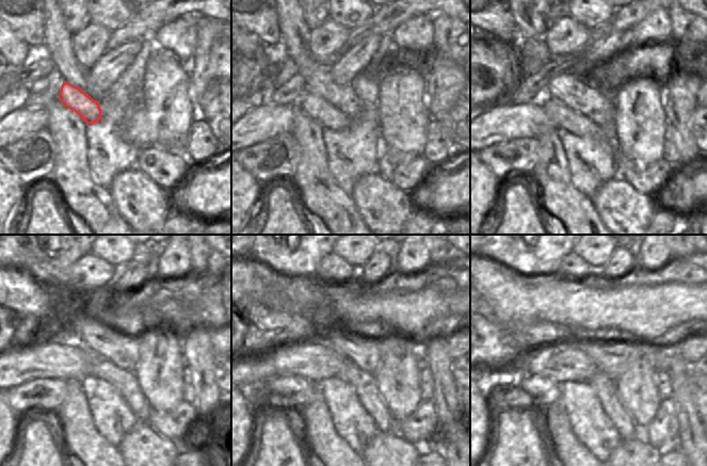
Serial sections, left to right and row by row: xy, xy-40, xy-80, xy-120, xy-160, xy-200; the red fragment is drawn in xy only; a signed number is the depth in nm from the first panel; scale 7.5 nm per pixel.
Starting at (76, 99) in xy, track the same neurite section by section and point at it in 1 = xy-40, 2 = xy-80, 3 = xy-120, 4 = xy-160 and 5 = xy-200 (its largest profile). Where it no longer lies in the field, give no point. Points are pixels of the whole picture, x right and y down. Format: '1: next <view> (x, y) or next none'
1: next xy-40 (324, 113)
2: next xy-80 (565, 118)
3: next xy-120 (125, 382)
4: next xy-160 (365, 384)
5: next xy-200 (605, 386)

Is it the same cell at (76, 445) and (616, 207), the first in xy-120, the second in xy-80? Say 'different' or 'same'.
different

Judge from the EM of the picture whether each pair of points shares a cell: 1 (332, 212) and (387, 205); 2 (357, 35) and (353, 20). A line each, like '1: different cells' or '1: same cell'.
1: different cells
2: different cells

